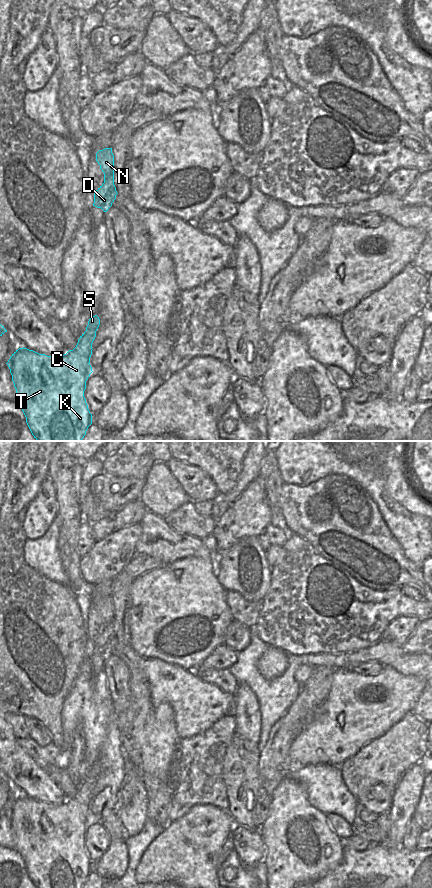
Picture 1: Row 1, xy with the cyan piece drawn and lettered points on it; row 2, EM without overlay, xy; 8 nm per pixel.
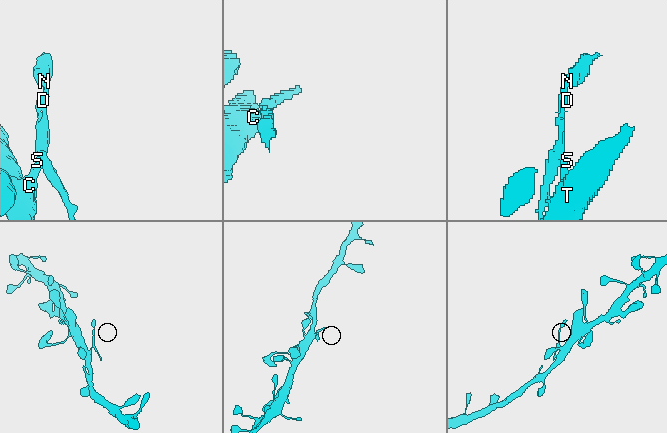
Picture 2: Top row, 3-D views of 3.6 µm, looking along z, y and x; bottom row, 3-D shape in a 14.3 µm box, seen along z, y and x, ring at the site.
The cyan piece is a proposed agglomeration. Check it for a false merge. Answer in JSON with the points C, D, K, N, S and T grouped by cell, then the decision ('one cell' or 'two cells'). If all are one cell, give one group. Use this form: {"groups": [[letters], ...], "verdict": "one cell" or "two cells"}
{"groups": [["C", "K", "T"], ["D", "N", "S"]], "verdict": "two cells"}

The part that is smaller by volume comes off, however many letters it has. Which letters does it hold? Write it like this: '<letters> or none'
D, N, S

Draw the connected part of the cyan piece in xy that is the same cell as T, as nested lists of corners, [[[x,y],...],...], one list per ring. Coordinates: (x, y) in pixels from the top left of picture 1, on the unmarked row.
[[[27,796],[16,798],[6,811],[16,837],[26,871],[36,888],[82,888],[92,872],[84,839],[93,820],[83,804],[67,800],[59,806],[39,802]]]

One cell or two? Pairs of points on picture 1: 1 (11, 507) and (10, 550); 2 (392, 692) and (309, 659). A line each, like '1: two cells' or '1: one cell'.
1: two cells
2: two cells

